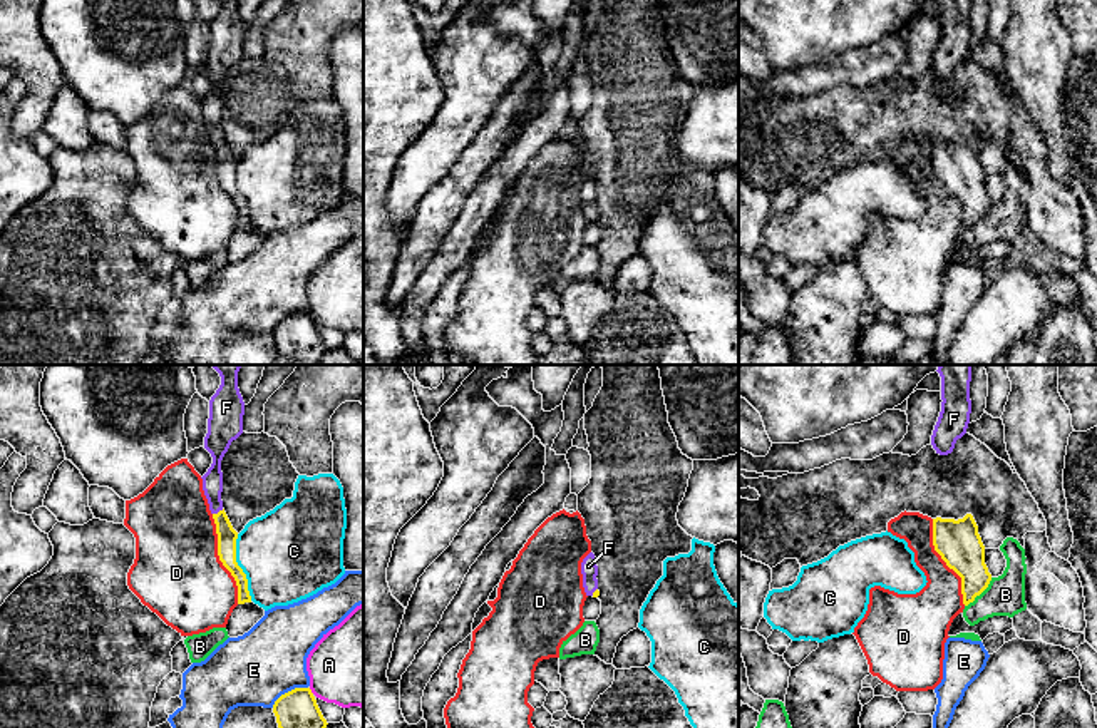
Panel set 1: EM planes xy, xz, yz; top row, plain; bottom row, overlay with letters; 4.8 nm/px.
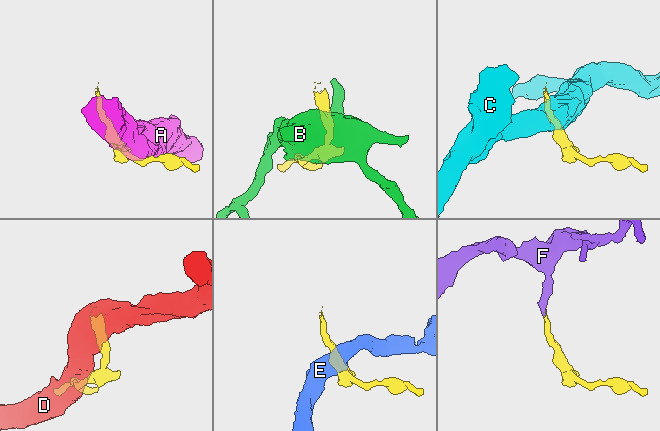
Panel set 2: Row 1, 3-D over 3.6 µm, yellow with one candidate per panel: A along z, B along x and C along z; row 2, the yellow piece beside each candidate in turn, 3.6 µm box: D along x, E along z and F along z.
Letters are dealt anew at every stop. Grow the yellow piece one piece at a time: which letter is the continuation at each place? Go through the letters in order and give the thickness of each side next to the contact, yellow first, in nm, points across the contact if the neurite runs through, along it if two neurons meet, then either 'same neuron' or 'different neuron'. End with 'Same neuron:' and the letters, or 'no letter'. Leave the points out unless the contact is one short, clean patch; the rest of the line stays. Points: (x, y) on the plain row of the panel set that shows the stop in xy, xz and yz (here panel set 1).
A: calibres 220 and 400 nm; different neuron
B: calibres 220 and 190 nm; border yz (992, 203), (965, 231); different neuron
C: calibres 100 and 460 nm; border xy (236, 159), (236, 189), (245, 199), (252, 225); different neuron
D: calibres 100 and 420 nm; different neuron
E: calibres 220 and 360 nm; different neuron
F: calibres 100 and 100 nm; way xy (226, 161), (220, 136), (213, 121), (213, 104); same neuron
Same neuron: F

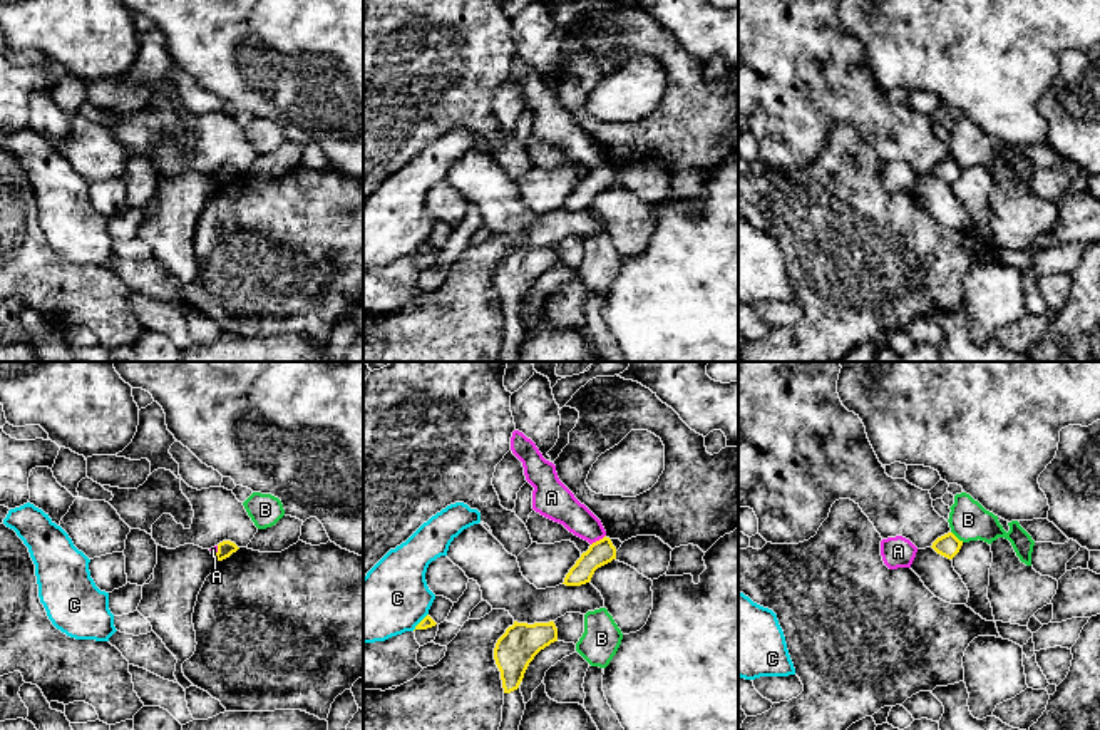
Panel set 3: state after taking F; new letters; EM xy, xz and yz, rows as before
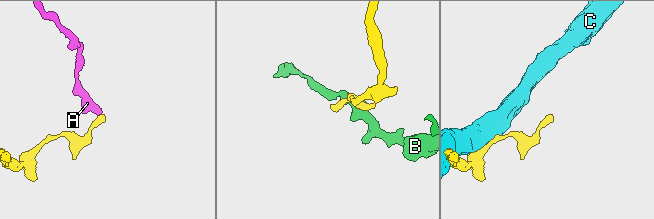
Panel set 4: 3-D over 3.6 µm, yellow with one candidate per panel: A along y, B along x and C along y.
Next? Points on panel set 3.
A: calibres 120 and 160 nm; border xz (605, 159), (591, 169); different neuron
B: calibres 110 and 190 nm; border yz (951, 156), (963, 166); different neuron
C: calibres 60 and 340 nm; different neuron
Same neuron: no letter

